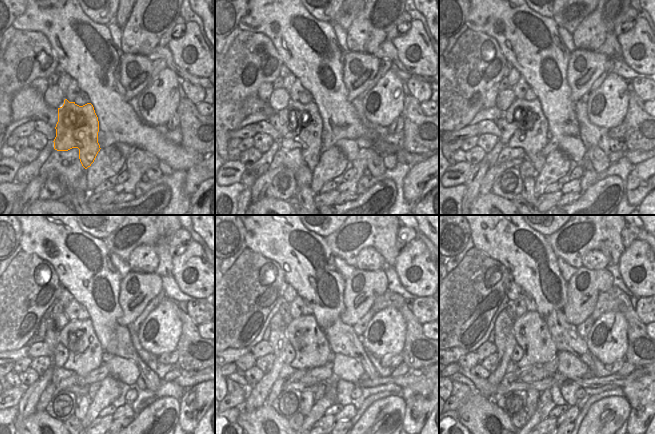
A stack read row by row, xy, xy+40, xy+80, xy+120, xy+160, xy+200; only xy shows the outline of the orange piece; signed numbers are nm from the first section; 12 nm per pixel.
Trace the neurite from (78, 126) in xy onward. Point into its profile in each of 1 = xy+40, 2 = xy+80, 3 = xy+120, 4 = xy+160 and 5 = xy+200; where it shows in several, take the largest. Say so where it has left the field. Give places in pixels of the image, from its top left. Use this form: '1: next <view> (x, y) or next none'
1: next xy+40 (306, 134)
2: next xy+80 (531, 131)
3: next xy+120 (86, 354)
4: next xy+160 (312, 349)
5: next xy+200 (538, 347)

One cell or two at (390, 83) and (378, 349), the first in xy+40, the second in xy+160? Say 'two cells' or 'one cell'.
one cell

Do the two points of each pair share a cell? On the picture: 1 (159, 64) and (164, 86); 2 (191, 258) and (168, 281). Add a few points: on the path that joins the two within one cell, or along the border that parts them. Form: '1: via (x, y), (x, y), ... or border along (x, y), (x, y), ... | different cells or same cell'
1: border along (166, 66), (151, 80) | different cells
2: border along (171, 275), (178, 287), (186, 295) | different cells

